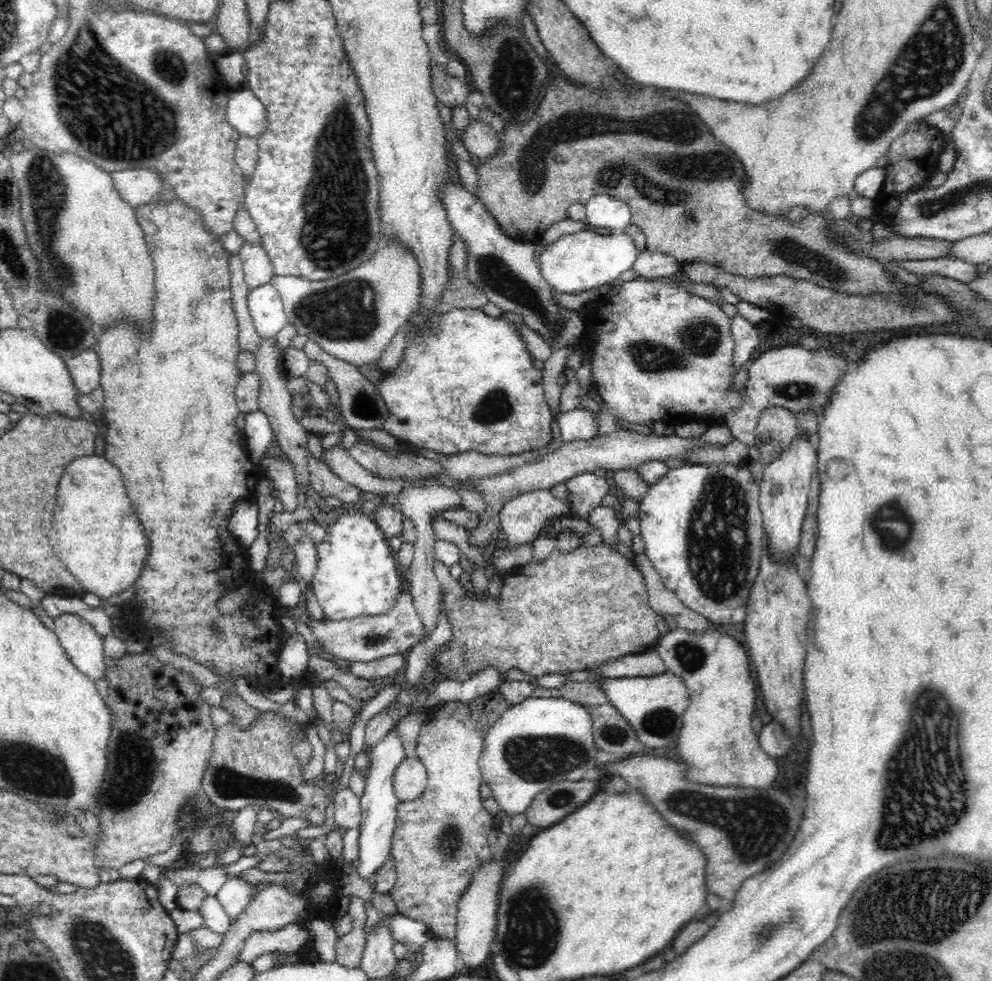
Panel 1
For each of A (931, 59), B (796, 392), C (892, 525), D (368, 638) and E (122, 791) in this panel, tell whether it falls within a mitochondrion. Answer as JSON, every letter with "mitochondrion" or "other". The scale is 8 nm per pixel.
{"A":"mitochondrion","B":"mitochondrion","C":"mitochondrion","D":"mitochondrion","E":"mitochondrion"}

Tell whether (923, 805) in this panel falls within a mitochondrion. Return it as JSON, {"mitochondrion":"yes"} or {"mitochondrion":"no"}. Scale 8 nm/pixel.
{"mitochondrion":"yes"}

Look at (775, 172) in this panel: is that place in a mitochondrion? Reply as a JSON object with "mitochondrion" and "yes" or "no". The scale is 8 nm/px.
{"mitochondrion":"no"}

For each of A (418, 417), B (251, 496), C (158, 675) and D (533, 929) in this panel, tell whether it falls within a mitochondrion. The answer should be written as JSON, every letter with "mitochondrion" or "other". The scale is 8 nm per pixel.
{"A":"other","B":"other","C":"other","D":"mitochondrion"}

